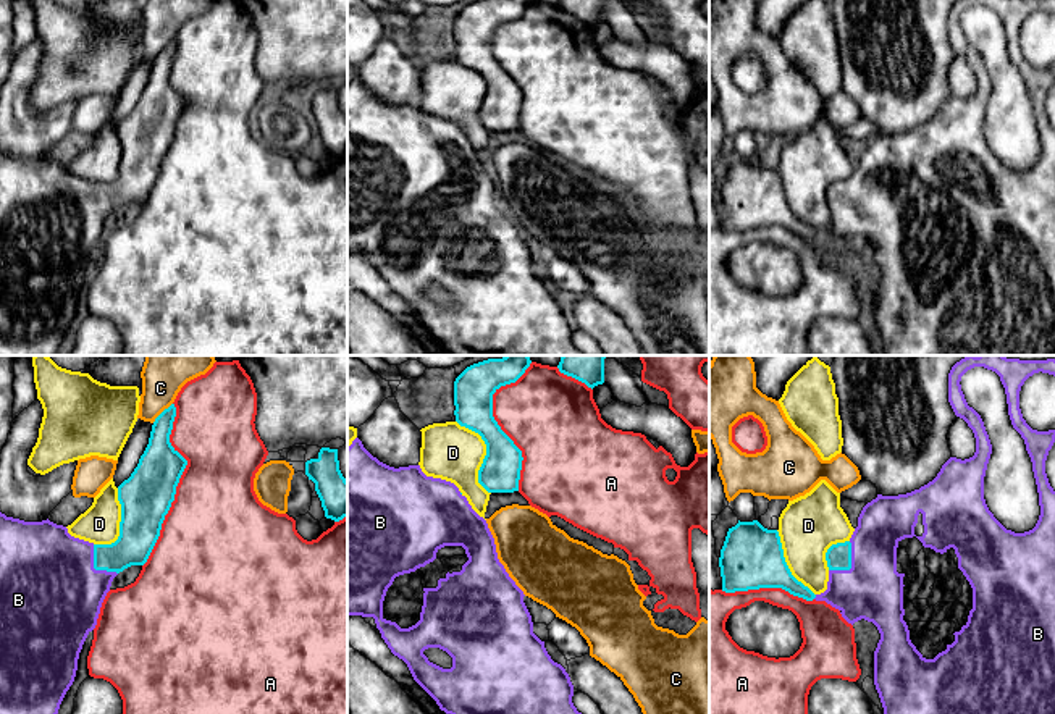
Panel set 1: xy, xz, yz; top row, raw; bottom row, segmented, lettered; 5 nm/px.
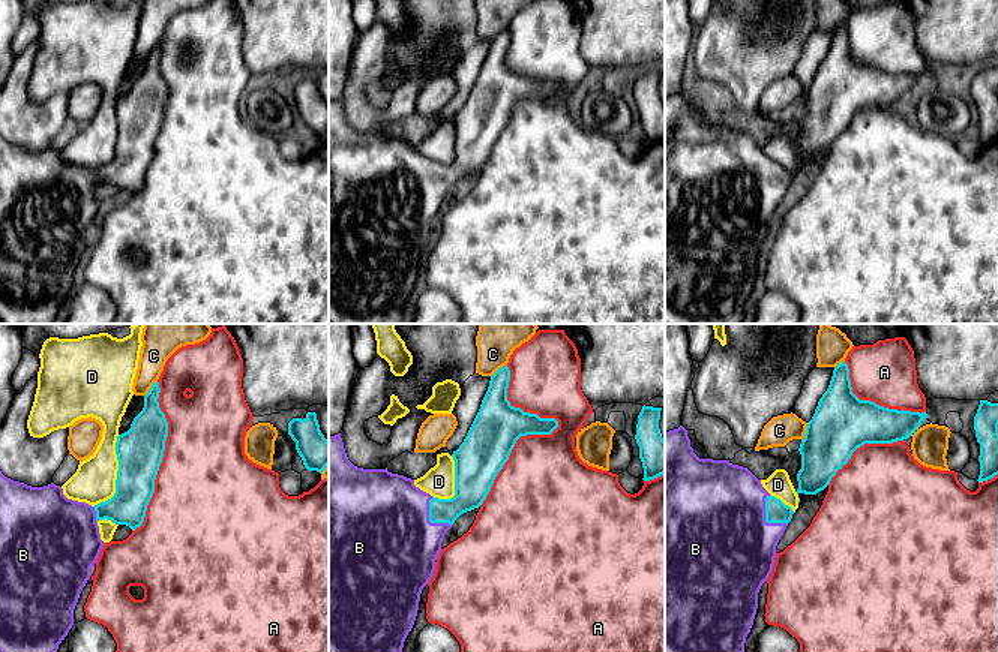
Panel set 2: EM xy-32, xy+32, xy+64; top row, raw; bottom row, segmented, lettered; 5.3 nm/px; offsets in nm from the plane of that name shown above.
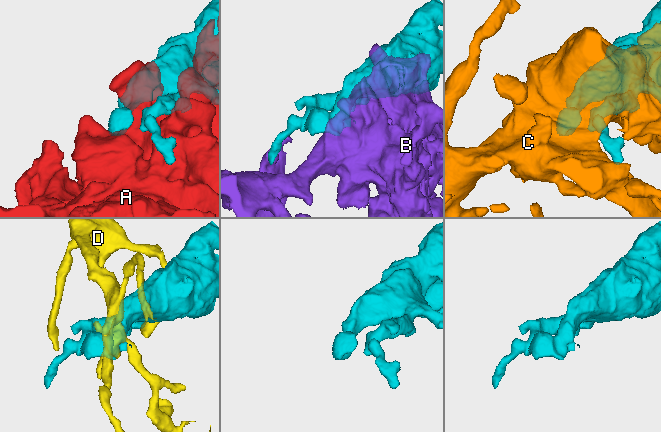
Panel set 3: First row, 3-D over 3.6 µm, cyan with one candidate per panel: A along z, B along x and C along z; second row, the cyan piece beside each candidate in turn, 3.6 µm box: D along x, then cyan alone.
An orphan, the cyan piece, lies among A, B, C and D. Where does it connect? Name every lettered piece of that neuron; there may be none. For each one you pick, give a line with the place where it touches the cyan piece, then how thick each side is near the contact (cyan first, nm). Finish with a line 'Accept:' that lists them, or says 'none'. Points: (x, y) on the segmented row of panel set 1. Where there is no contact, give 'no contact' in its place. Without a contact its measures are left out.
B: contact yz (850, 566); calibres 130 and 300 nm
Accept: B

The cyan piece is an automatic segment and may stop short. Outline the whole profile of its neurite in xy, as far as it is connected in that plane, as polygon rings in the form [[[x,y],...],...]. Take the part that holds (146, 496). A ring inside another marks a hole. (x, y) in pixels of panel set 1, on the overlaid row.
[[[171,404],[153,422],[149,444],[137,467],[118,486],[121,504],[120,536],[111,544],[94,544],[68,533],[53,522],[24,522],[0,512],[0,714],[58,714],[74,682],[78,659],[87,635],[95,628],[102,603],[113,578],[131,565],[144,565],[160,536],[162,523],[174,501],[187,460],[171,446],[176,417]]]

